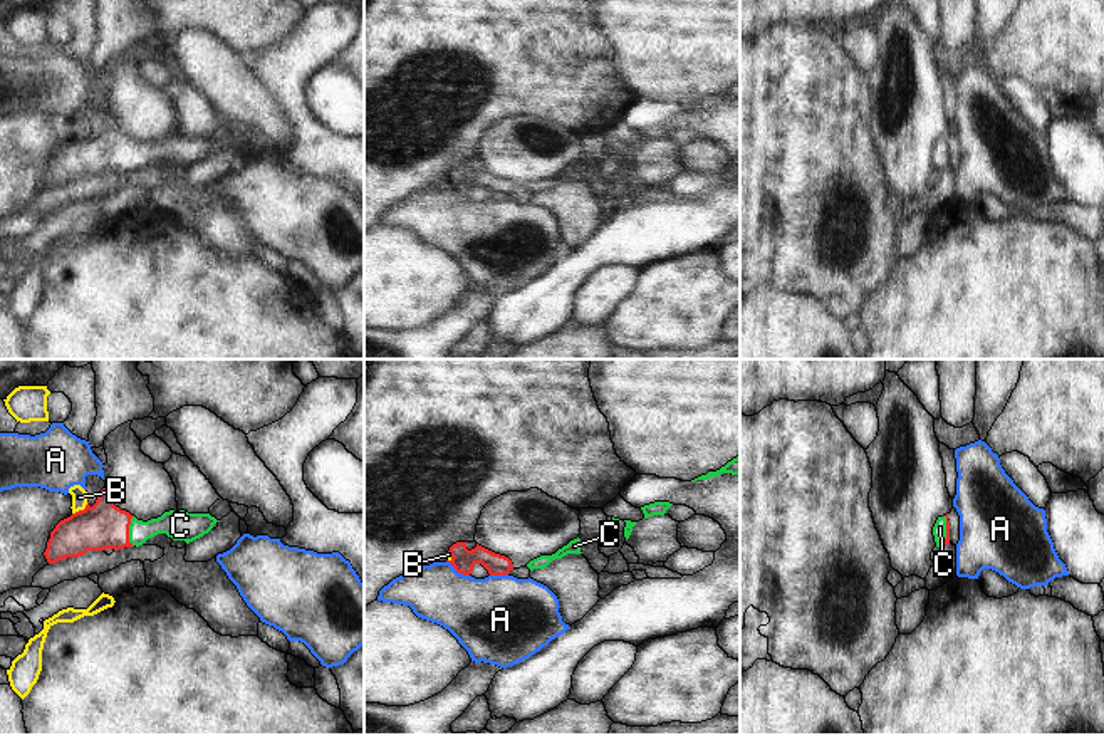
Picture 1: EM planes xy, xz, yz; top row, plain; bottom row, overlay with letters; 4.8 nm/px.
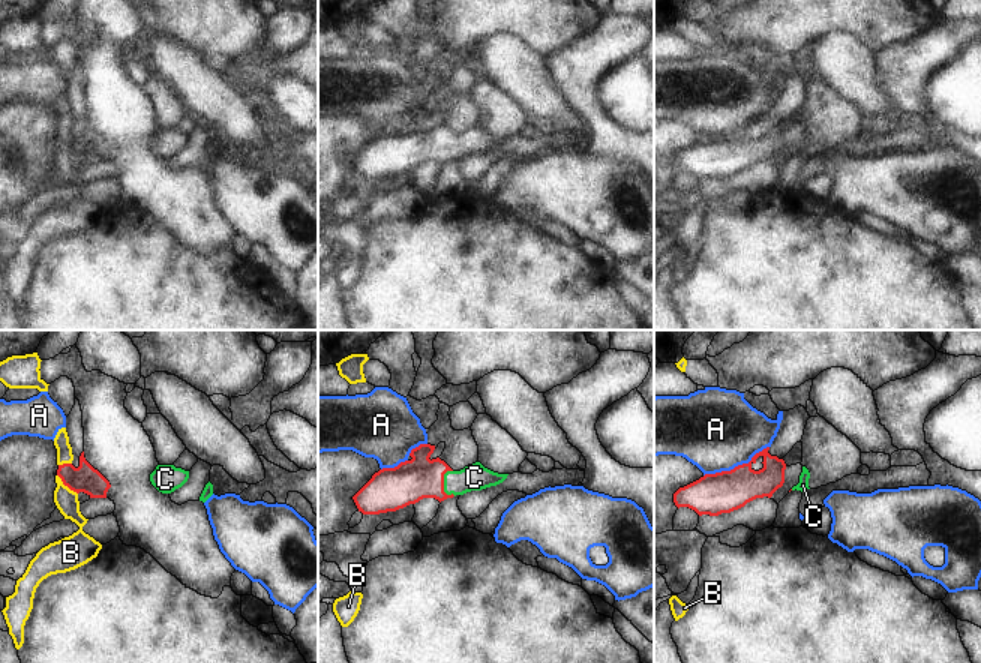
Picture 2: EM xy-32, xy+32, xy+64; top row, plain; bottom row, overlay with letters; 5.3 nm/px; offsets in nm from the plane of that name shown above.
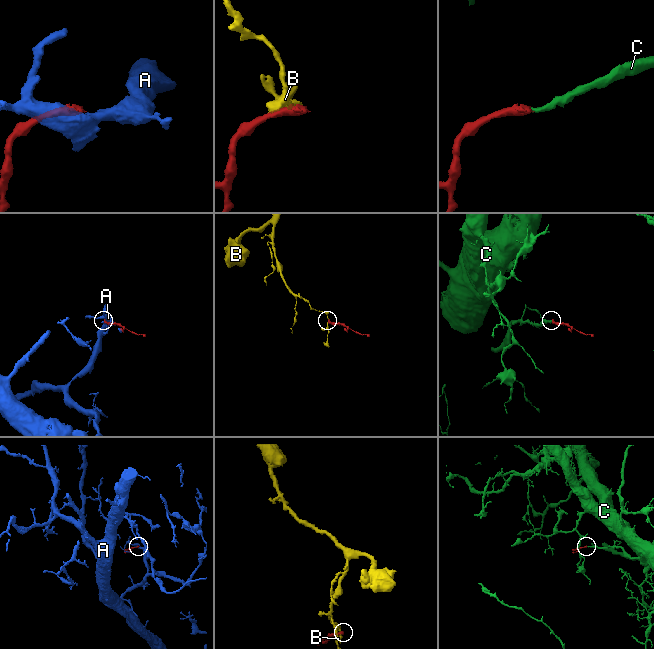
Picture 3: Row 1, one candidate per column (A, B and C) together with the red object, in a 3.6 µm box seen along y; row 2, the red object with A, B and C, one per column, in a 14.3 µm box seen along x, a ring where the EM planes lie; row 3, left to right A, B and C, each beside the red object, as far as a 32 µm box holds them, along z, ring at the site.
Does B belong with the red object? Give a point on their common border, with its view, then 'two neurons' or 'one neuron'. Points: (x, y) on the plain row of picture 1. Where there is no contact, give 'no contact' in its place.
xy (81, 135) | two neurons

